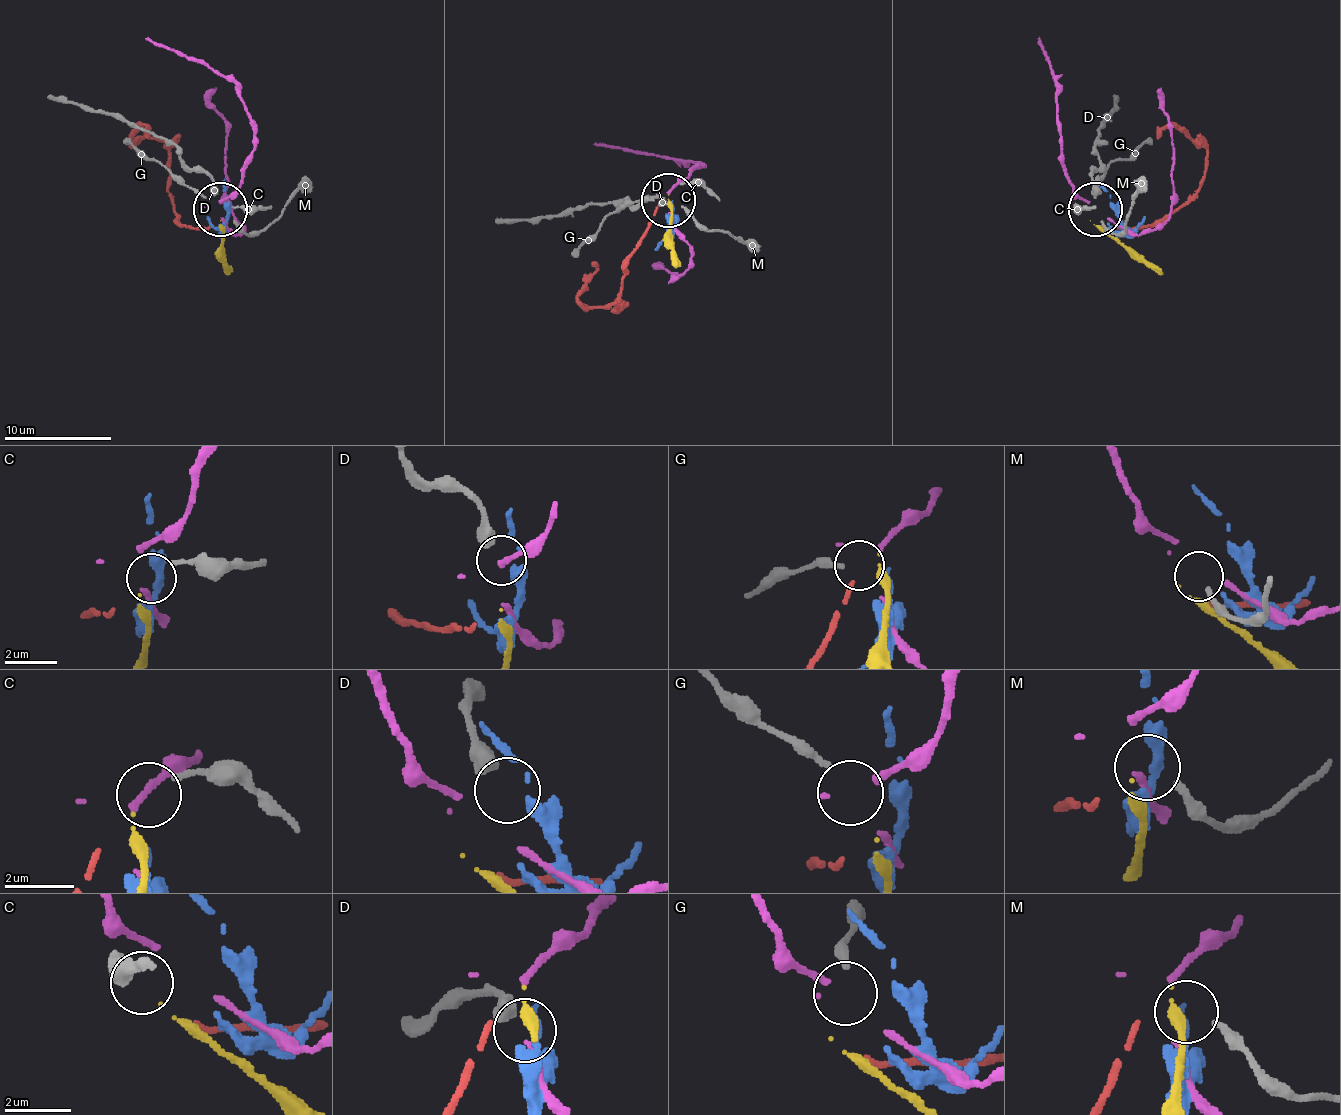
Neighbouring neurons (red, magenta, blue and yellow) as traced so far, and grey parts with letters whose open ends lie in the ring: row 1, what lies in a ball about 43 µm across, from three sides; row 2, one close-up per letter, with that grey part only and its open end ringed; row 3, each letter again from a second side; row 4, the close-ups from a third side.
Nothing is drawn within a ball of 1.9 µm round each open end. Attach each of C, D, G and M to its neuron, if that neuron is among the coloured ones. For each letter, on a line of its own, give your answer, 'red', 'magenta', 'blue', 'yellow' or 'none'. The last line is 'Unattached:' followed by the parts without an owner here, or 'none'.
C: yellow
D: none
G: magenta
M: none
Unattached: D, M

